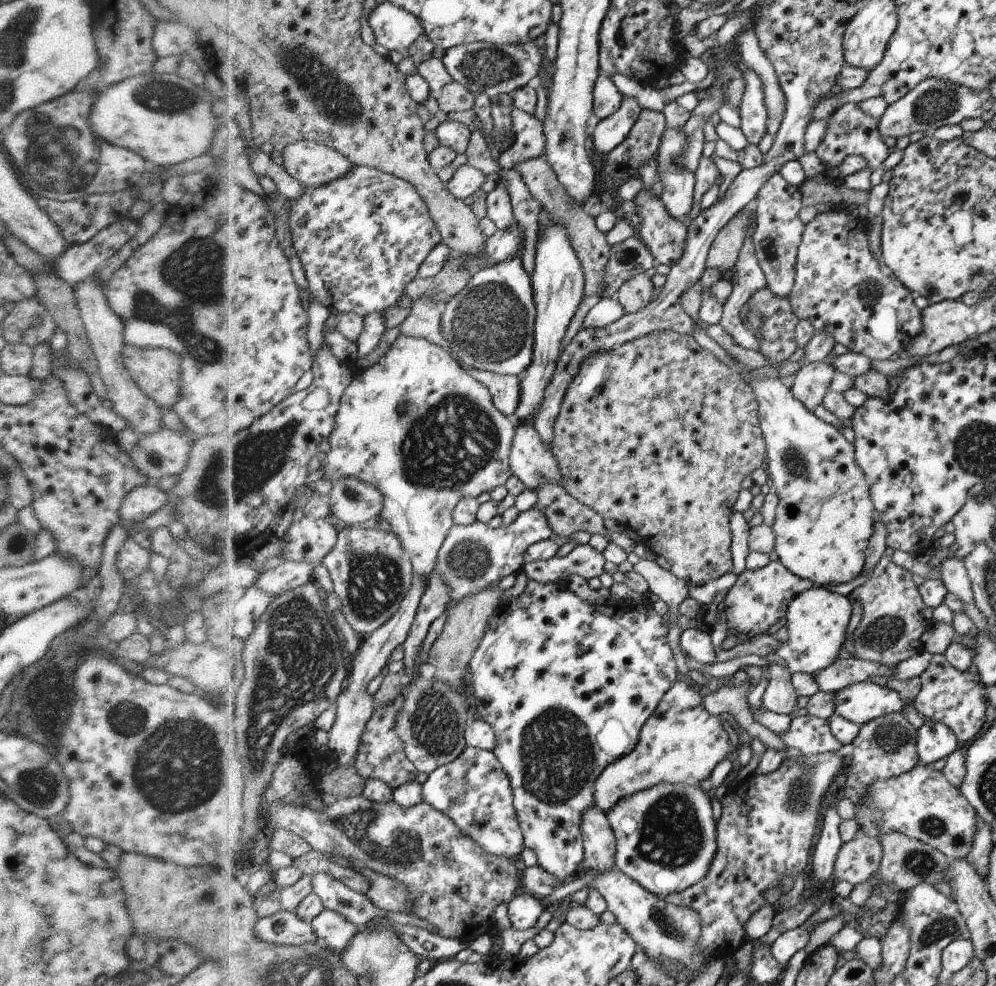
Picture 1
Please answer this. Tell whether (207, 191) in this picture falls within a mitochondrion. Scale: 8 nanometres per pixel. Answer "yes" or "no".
no

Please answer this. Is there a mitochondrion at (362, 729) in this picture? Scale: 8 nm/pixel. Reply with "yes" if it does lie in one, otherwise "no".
no

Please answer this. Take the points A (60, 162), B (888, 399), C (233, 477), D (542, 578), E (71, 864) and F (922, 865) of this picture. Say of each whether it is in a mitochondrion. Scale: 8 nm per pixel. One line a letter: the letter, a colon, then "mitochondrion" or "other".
A: mitochondrion
B: other
C: mitochondrion
D: other
E: other
F: mitochondrion

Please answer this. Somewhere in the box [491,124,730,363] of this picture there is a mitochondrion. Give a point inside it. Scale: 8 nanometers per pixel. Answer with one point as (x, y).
(628, 256)

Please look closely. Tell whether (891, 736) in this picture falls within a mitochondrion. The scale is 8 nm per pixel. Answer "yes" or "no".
yes

